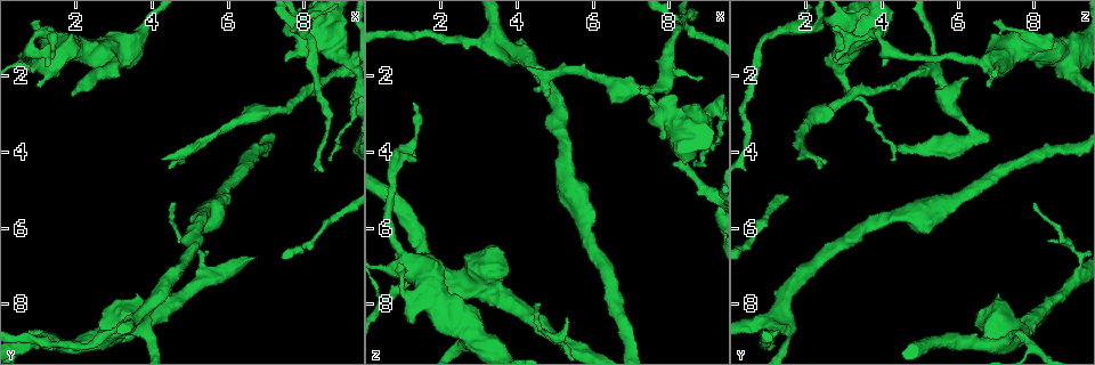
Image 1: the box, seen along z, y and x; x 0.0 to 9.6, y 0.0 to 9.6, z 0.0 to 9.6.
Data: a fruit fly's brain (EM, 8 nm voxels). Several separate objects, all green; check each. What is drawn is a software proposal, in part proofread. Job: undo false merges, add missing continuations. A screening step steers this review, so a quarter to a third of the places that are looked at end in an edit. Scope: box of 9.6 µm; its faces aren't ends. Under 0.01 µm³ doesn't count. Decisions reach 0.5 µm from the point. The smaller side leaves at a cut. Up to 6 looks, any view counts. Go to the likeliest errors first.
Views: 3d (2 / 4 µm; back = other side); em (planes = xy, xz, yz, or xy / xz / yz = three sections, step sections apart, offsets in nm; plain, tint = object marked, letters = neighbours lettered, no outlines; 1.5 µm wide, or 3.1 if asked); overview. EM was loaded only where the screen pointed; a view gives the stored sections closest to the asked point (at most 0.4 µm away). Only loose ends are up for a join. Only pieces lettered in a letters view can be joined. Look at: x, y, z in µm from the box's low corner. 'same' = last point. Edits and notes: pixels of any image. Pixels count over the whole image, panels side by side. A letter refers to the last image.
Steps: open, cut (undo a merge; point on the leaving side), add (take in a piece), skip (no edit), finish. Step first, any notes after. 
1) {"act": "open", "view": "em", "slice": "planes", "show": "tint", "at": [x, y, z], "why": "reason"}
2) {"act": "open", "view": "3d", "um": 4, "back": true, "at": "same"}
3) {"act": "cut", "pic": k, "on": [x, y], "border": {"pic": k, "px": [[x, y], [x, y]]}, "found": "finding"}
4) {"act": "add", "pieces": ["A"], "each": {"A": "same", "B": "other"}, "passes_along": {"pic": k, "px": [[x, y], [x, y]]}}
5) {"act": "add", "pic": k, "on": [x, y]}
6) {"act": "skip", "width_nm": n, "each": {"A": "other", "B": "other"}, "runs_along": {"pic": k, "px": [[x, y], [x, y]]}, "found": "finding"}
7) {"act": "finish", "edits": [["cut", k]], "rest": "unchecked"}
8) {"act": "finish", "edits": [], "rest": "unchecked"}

{"act": "open", "view": "3d", "um": 2, "at": [0.95, 2.35, 6.75], "why": "an open end"}

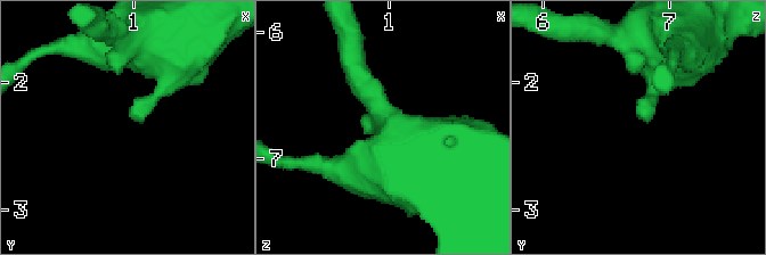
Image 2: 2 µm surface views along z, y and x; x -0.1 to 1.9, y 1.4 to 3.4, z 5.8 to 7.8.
{"act": "open", "view": "em", "slice": "xy", "step": 4, "show": "letters", "at": [1.00, 2.28, 6.80]}

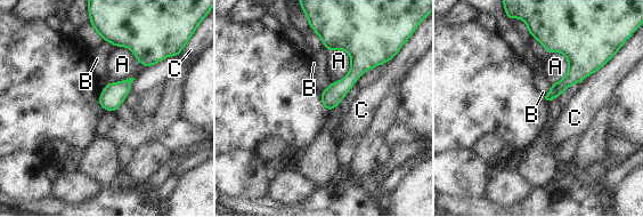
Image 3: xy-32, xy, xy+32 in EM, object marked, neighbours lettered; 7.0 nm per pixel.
{"act": "skip", "longest_contact_nm": ["A", 280], "each": {"A": "other", "B": "other", "C": "other"}, "found": "none of them fits"}

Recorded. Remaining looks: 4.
{"act": "open", "view": "em", "slice": "planes", "show": "plain", "at": [3.65, 7.80, 7.05], "why": "an open end"}

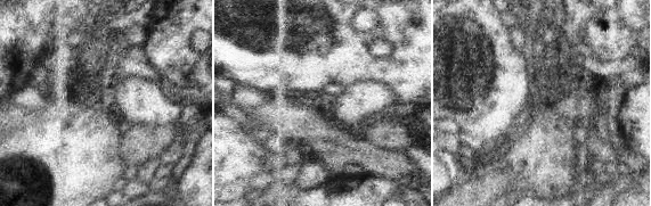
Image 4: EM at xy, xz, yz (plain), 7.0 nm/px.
{"act": "open", "view": "em", "slice": "planes", "show": "letters", "at": "same"}

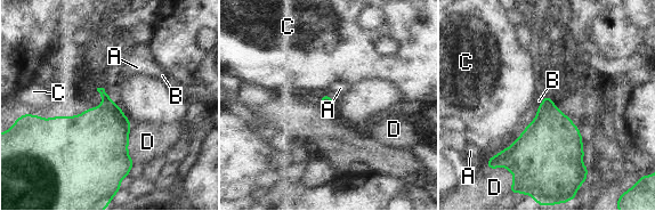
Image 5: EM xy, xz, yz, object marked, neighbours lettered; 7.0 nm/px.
{"act": "skip", "longest_contact_nm": ["A", 480], "each": {"A": "other", "B": "other", "C": "other", "D": "other"}, "border": {"pic": 5, "px": [[538, 110], [524, 131], [492, 157]]}, "found": "none of them fits"}

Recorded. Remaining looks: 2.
{"act": "open", "view": "em", "slice": "yz", "step": 8, "show": "letters", "at": [6.10, 3.25, 2.10], "why": "calibre changes"}

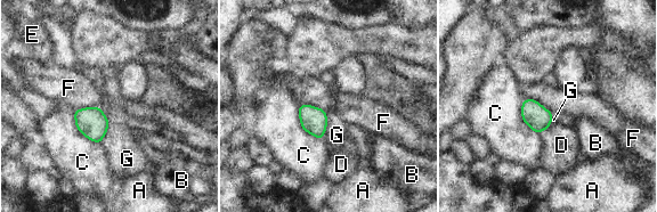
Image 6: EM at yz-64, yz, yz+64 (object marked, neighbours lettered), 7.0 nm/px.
{"act": "open", "view": "em", "slice": "planes", "show": "letters", "at": "same"}

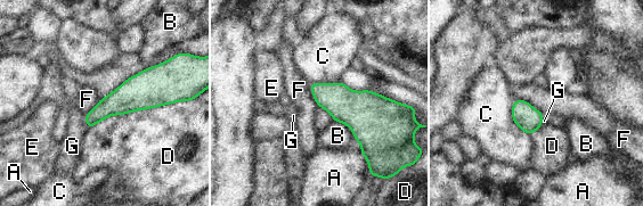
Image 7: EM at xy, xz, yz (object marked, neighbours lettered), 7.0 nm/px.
{"act": "skip", "each": {"A": "other", "B": "other", "C": "other", "D": "other", "E": "other", "F": "other", "G": "other"}, "border": {"pic": 7, "px": [[515, 99], [528, 101], [543, 116]]}, "found": "continuous, no second neuron"}

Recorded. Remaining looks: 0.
{"act": "finish", "edits": [], "rest": "unchecked"}

